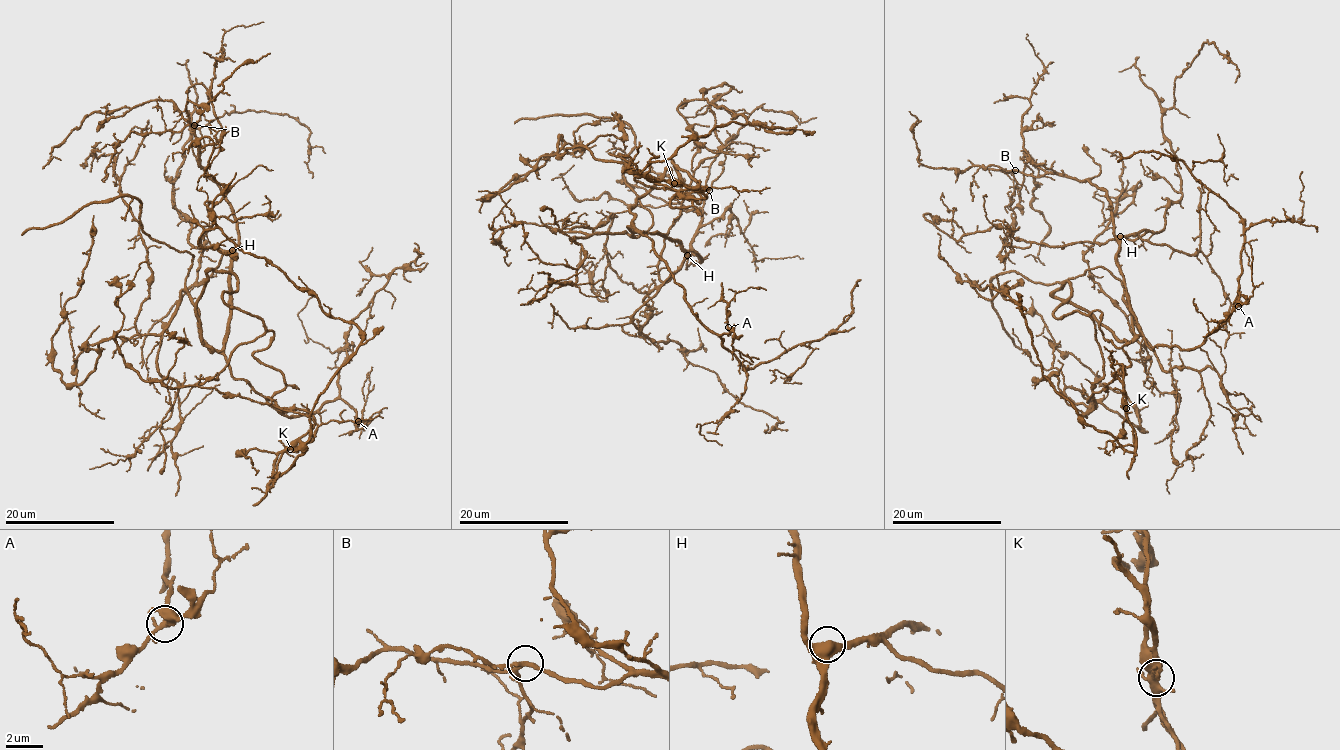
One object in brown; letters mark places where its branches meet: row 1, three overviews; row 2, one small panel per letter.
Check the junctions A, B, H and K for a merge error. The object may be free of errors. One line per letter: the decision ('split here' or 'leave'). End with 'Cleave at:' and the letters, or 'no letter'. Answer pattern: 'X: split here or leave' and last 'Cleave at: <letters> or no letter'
A: leave
B: leave
H: leave
K: split here
Cleave at: K

